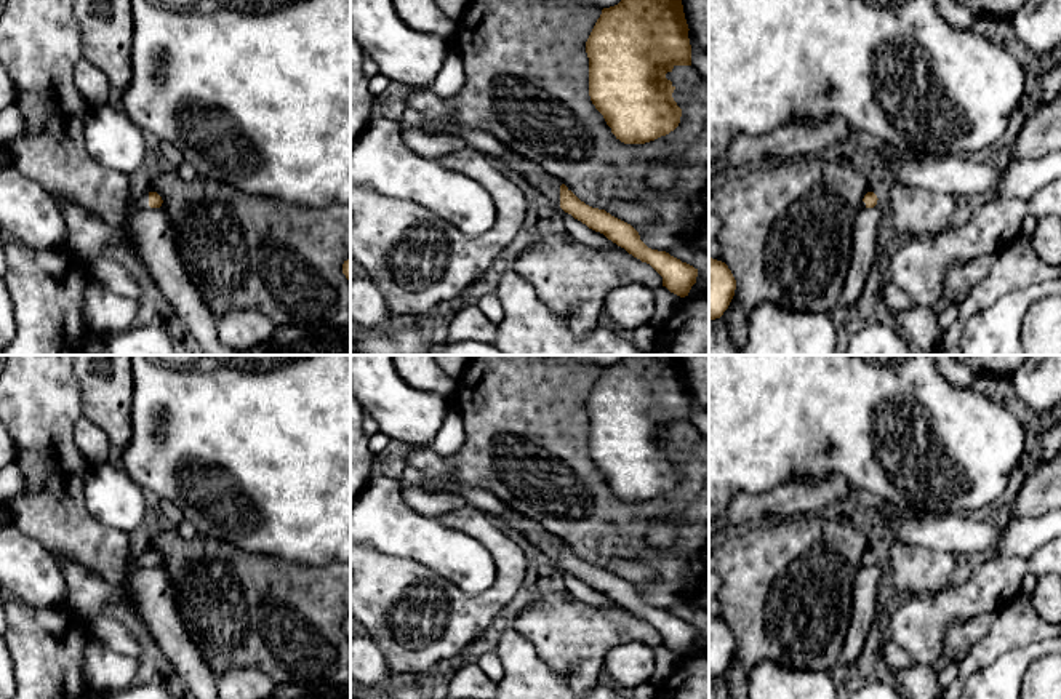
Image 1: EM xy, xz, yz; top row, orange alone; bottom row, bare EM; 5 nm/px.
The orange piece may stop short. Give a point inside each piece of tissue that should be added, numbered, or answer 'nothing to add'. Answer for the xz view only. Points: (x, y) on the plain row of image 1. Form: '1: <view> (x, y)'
nothing to add

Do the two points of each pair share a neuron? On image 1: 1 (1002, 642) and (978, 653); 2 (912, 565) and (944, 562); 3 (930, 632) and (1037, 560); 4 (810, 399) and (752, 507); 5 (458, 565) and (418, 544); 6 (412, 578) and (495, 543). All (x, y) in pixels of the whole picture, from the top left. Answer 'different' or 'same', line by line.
1: same
2: same
3: same
4: different
5: same
6: same

